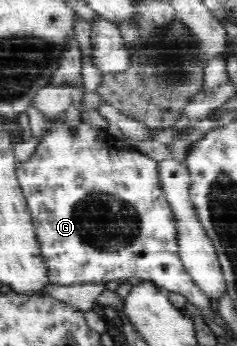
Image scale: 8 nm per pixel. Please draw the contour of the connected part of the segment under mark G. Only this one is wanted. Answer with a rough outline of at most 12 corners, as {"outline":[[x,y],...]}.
{"outline":[[52,122],[17,175],[53,284],[211,302],[160,163]]}

